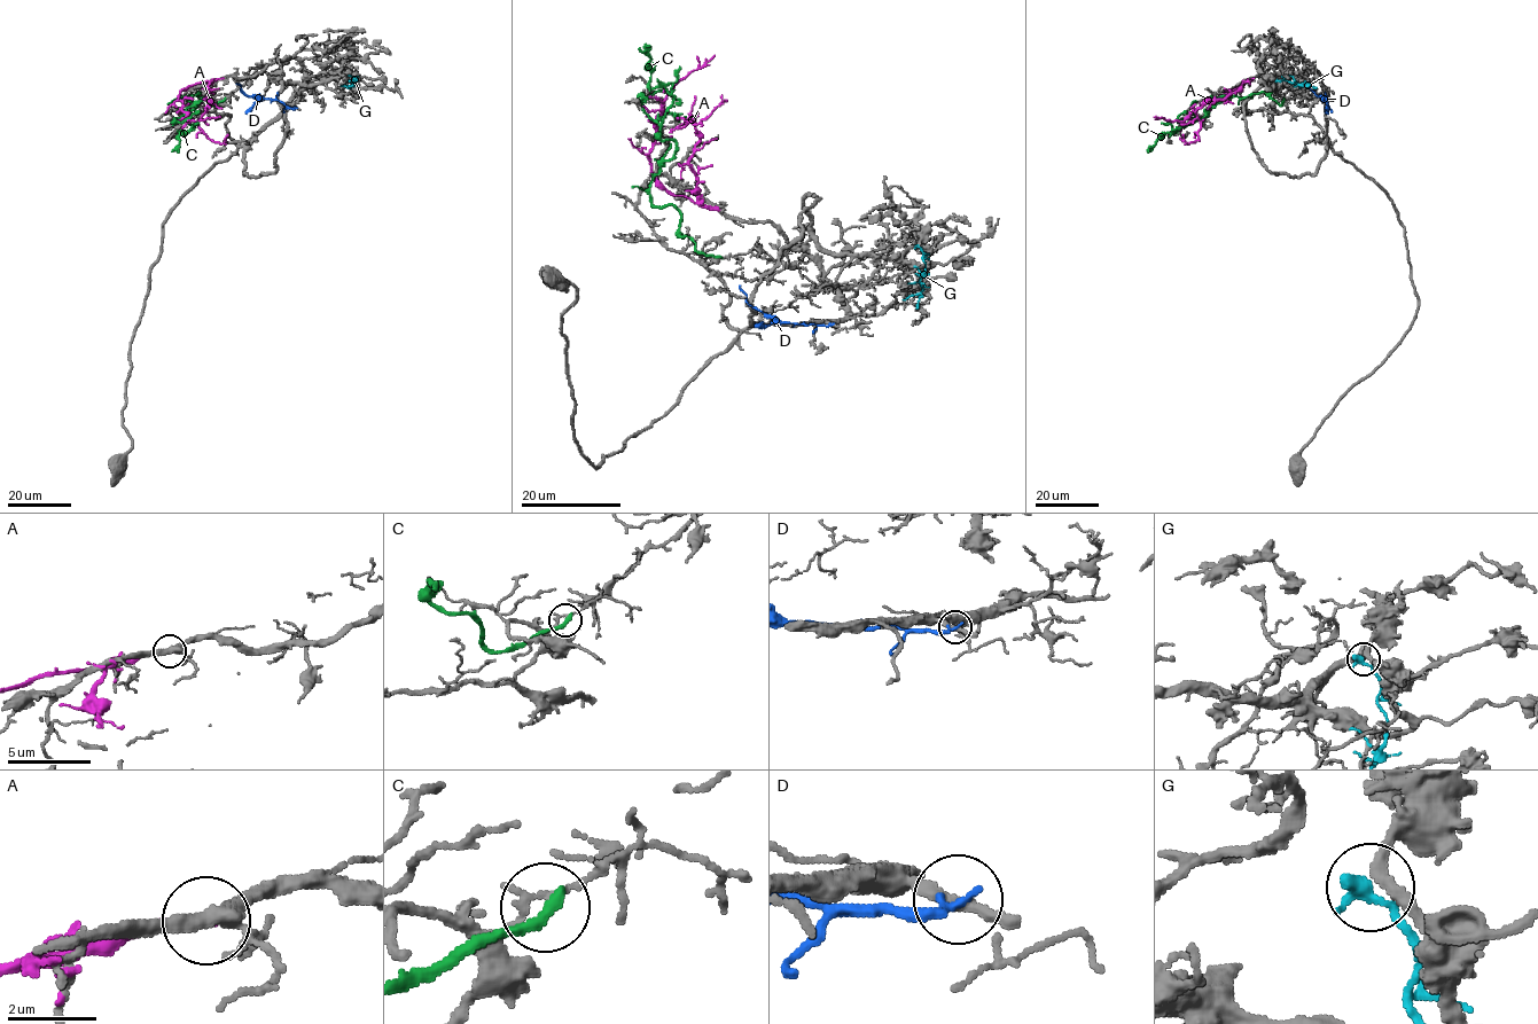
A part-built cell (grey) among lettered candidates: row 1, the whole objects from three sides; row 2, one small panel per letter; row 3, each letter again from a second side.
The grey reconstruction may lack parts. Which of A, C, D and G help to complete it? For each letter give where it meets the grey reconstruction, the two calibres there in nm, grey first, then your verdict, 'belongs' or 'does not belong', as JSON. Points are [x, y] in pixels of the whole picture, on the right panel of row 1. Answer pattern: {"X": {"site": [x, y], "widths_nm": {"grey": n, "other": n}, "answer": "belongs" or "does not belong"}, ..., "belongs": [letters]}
{"A": {"site": [1251, 78], "widths_nm": {"grey": 360, "other": 360}, "answer": "does not belong"}, "C": {"site": [1283, 100], "widths_nm": {"grey": 150, "other": 280}, "answer": "does not belong"}, "D": {"site": [1326, 108], "widths_nm": {"grey": 240, "other": 240}, "answer": "does not belong"}, "G": {"site": [1275, 80], "widths_nm": {"grey": 240, "other": 360}, "answer": "does not belong"}, "belongs": []}

